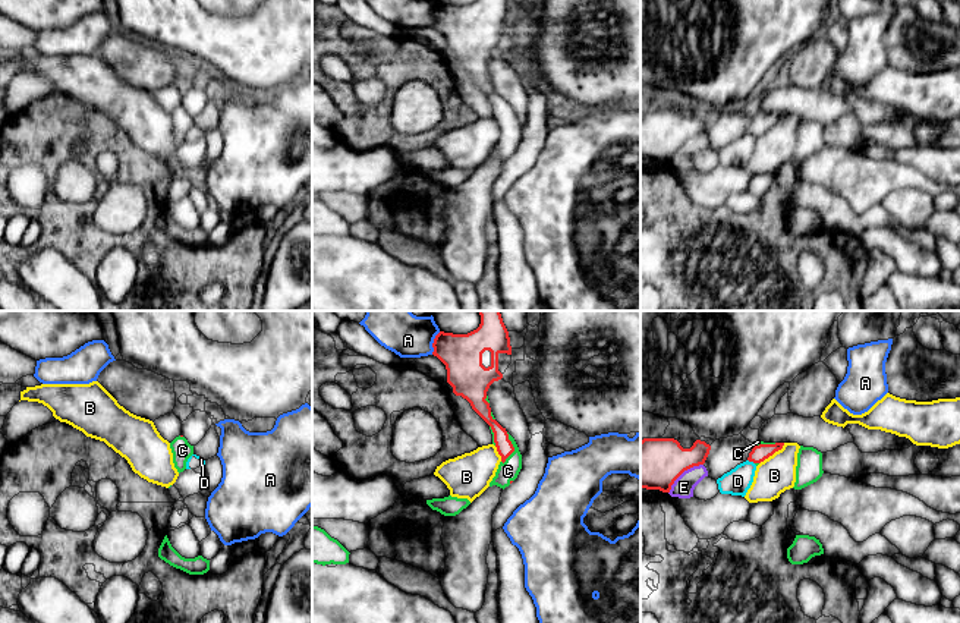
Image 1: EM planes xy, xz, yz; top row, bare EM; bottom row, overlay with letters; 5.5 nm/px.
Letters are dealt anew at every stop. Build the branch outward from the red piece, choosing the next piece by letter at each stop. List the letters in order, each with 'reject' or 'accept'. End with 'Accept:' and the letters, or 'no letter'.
A: reject
B: reject
C: accept
D: reject
E: reject
Accept: C

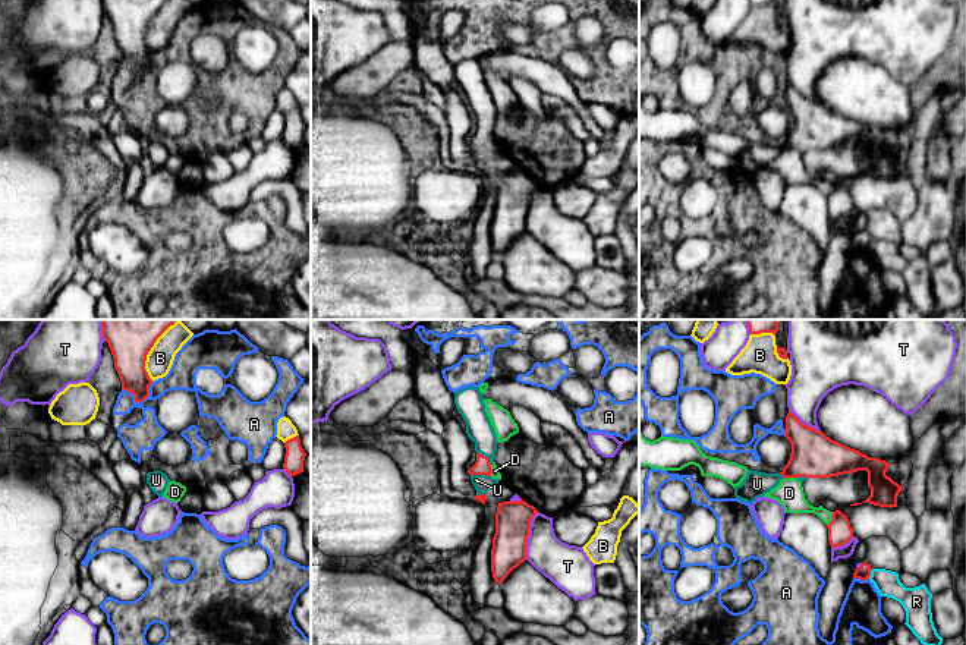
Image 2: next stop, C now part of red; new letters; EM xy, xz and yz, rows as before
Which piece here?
A: reject
B: reject
D: reject
R: reject
T: reject
U: accept
Accept: U

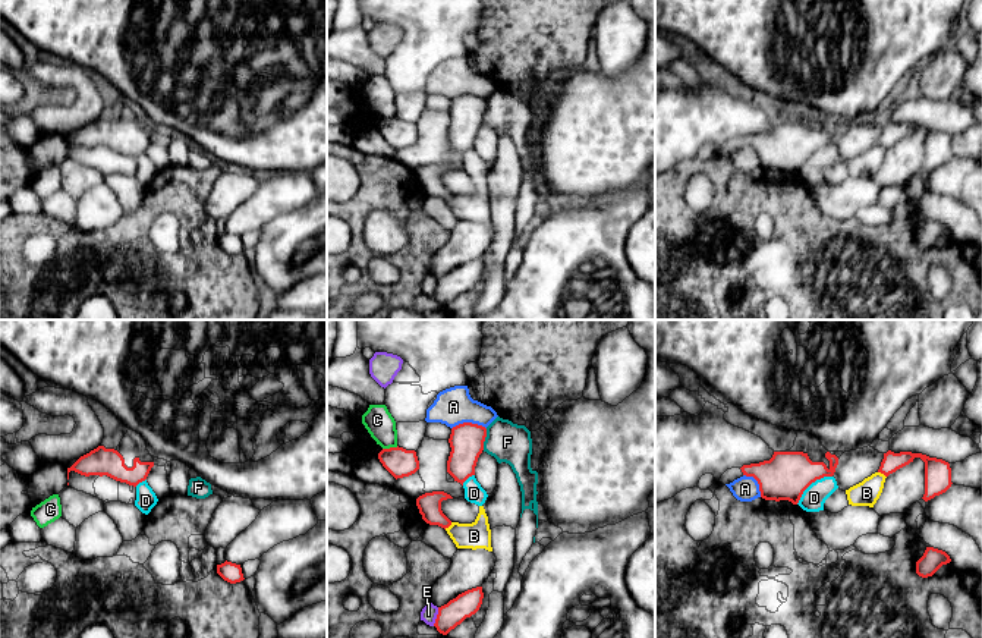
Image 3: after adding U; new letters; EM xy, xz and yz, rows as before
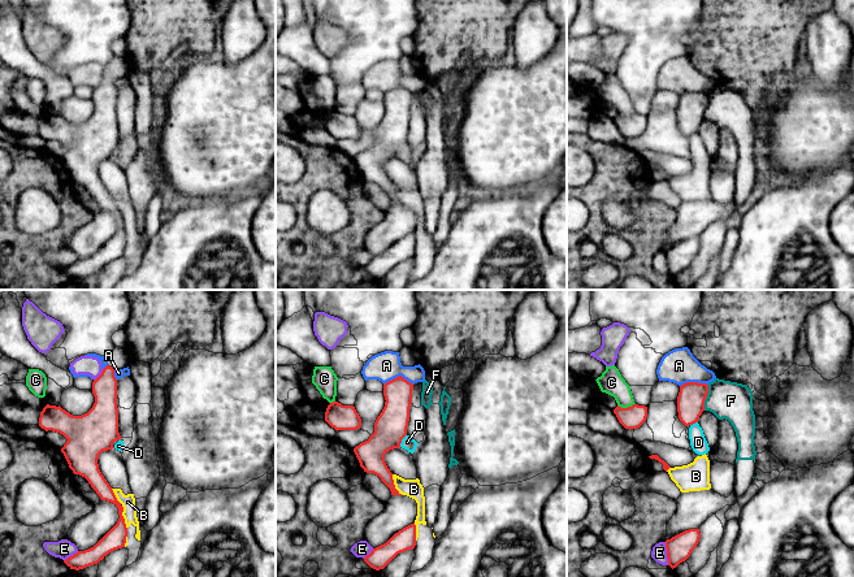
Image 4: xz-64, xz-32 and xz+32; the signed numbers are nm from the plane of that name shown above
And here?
A: reject
B: reject
C: reject
D: reject
E: reject
F: reject
Accept: no letter

